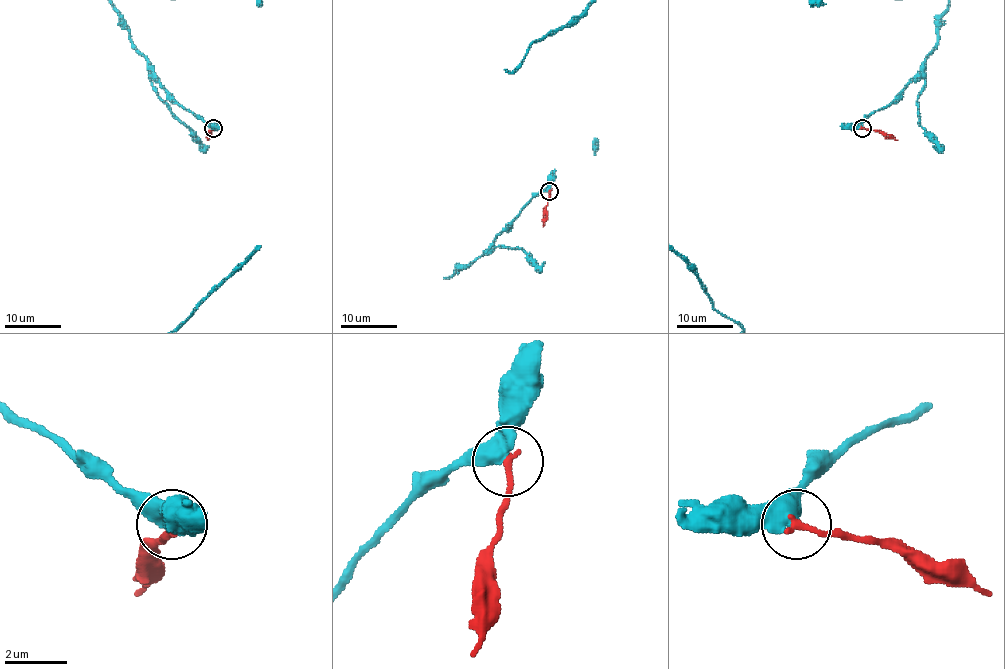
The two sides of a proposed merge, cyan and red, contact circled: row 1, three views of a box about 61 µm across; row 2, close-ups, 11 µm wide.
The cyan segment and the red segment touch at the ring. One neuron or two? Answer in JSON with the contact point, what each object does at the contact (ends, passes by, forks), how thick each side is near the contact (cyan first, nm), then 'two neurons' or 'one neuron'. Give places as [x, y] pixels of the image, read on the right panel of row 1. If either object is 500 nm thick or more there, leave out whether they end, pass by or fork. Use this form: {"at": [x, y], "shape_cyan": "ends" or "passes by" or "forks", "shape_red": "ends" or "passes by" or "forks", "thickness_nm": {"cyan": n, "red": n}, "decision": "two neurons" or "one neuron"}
{"at": [862, 128], "shape_cyan": "passes by", "shape_red": "ends", "thickness_nm": {"cyan": 440, "red": 220}, "decision": "two neurons"}

